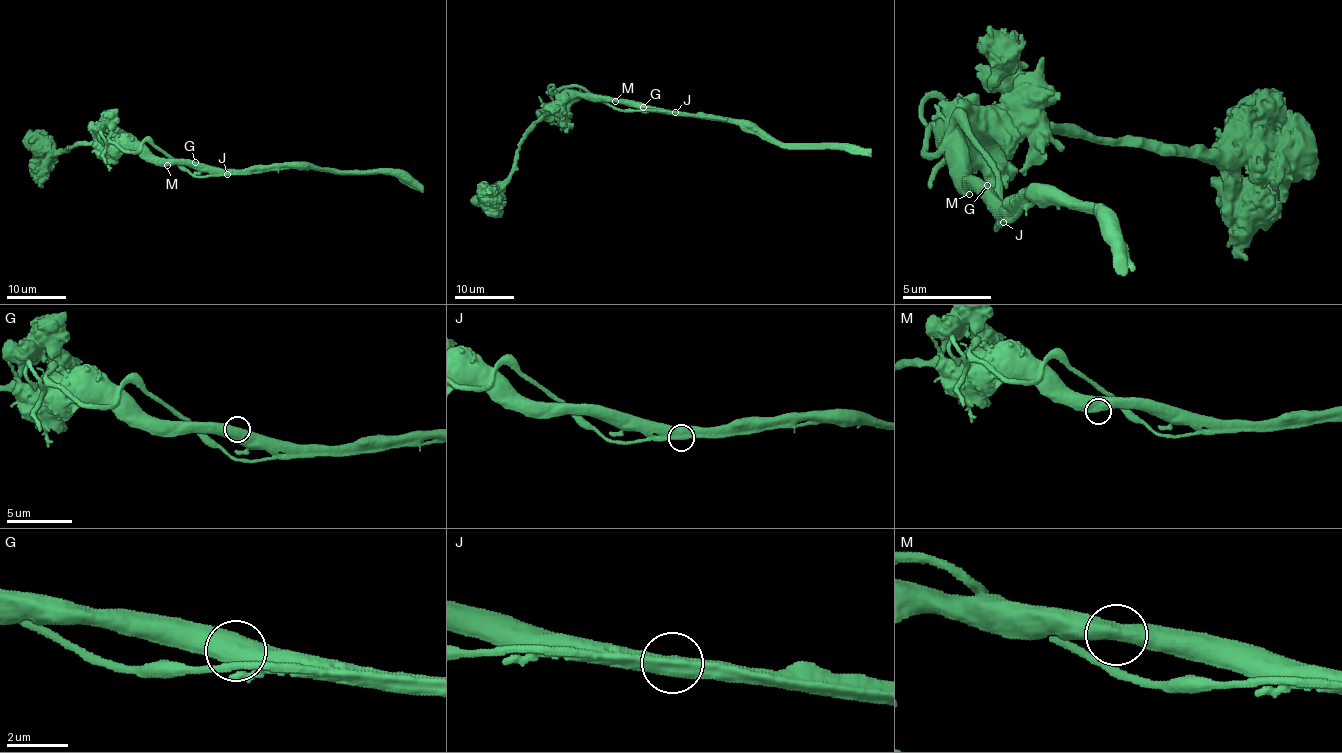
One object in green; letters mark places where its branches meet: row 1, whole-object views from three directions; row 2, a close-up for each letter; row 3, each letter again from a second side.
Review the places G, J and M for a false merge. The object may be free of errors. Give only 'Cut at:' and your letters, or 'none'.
Cut at: J

